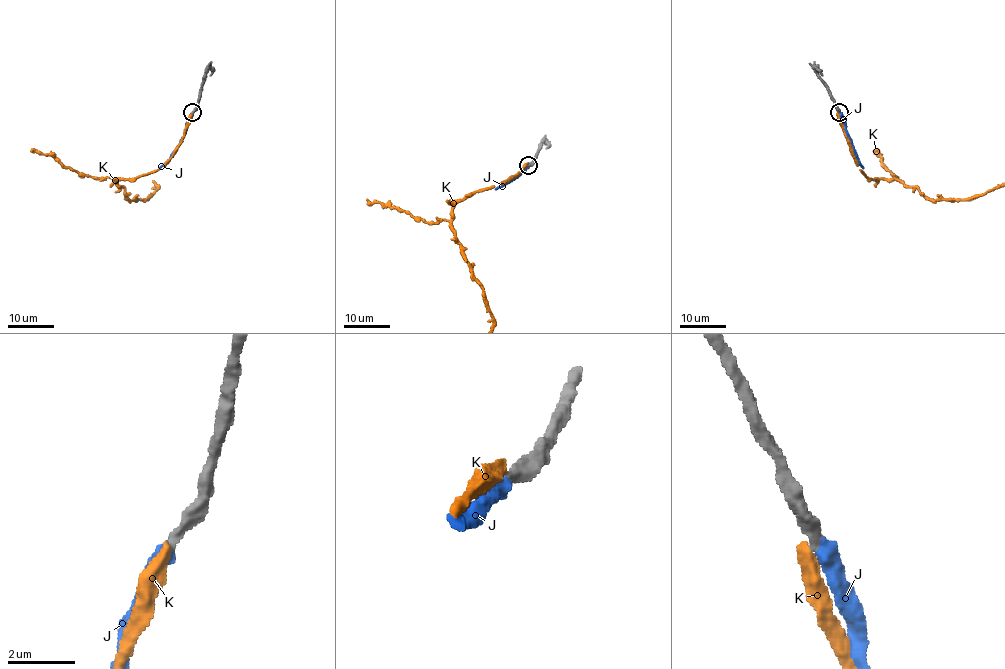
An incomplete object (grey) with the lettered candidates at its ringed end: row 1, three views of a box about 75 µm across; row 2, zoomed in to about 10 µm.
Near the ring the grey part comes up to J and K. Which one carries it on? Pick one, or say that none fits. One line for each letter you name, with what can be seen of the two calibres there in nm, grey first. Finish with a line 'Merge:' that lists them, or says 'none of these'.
Merge: none of these

